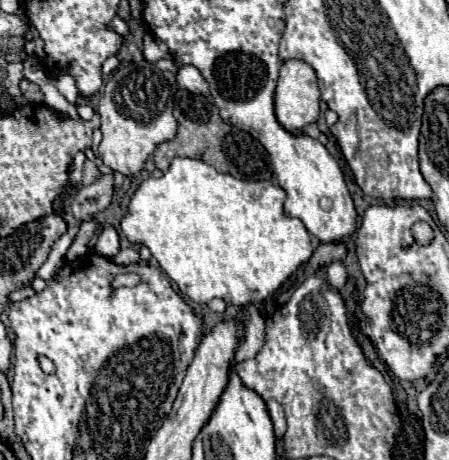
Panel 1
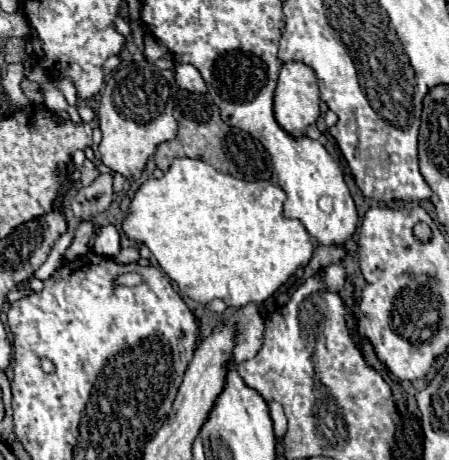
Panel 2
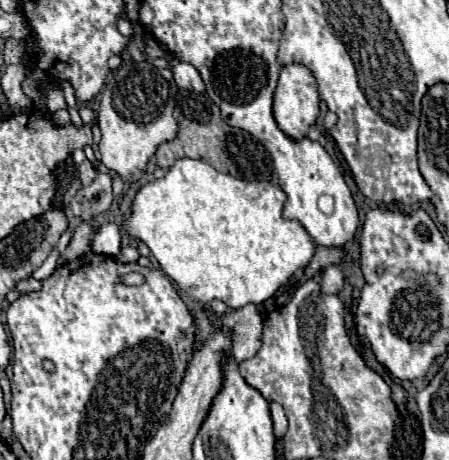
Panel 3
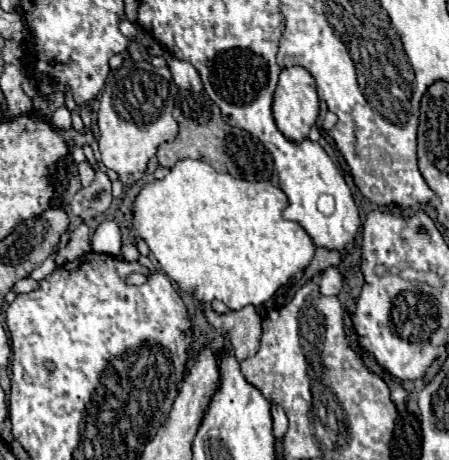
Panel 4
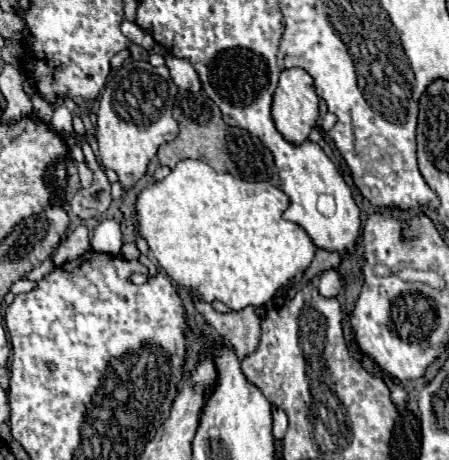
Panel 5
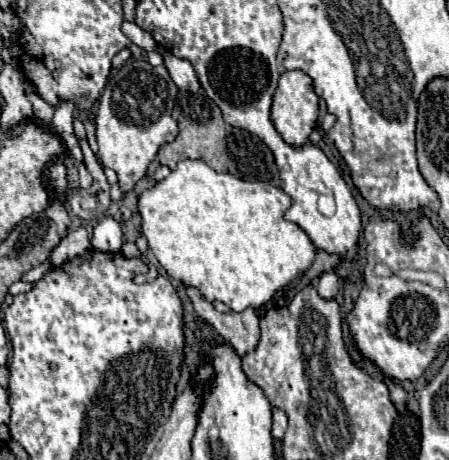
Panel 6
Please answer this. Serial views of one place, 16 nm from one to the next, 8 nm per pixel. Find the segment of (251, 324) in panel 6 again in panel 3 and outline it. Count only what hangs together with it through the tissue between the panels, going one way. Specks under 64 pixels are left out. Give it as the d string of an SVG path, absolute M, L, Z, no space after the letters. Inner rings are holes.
M254 304L234 310L232 314L218 318L214 324L232 330L232 340L234 340L232 354L236 362L244 362L260 350L262 316L258 314L258 308Z

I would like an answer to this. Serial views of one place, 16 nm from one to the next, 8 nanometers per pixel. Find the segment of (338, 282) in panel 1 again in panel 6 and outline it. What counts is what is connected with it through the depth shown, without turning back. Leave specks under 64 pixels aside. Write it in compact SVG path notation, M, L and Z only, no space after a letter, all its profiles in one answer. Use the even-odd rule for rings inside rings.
M334 270L330 272L324 272L318 282L316 282L316 290L322 298L334 298L340 290L340 284L338 284L338 274Z

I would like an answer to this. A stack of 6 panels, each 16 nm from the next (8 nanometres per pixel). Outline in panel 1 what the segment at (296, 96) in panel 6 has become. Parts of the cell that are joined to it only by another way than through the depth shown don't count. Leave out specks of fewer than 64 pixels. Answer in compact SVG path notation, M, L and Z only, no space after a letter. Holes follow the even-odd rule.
M284 60L280 66L280 78L278 78L278 88L276 88L276 118L280 124L294 132L300 134L310 122L316 122L320 116L320 90L316 82L316 72L310 64L304 64L304 60Z

